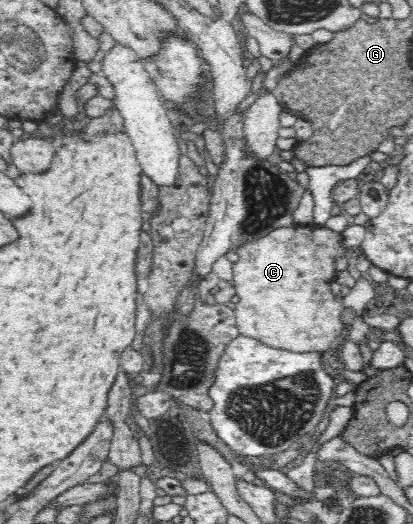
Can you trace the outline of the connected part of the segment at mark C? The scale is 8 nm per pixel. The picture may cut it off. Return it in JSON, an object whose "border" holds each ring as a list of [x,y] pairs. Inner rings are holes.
{"border":[[[313,223],[276,227],[262,237],[238,245],[234,252],[239,259],[232,263],[230,282],[239,297],[233,309],[239,334],[256,338],[267,347],[292,353],[316,352],[324,355],[334,349],[335,344],[345,335],[345,325],[340,322],[340,313],[345,308],[342,297],[332,293],[330,288],[337,273],[337,261],[347,261],[346,247],[342,245],[342,240],[343,235],[340,232]]]}

